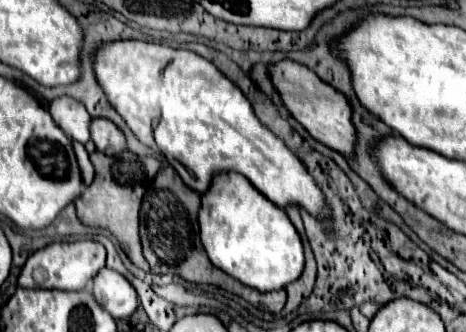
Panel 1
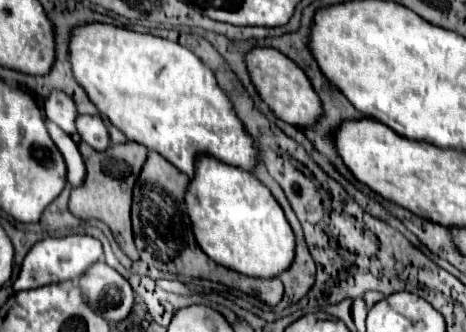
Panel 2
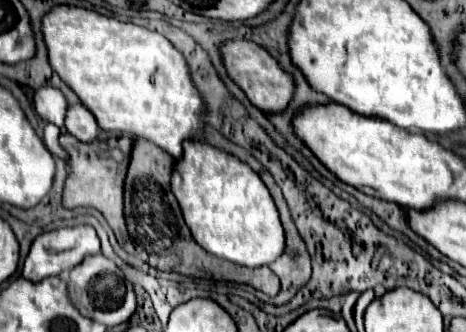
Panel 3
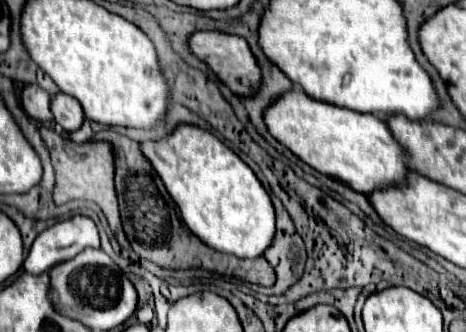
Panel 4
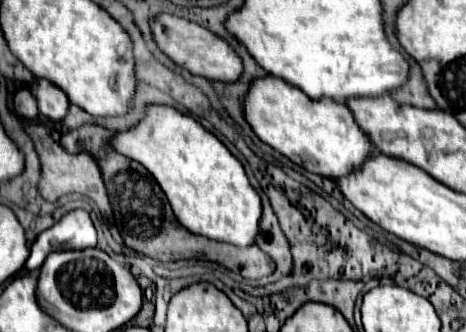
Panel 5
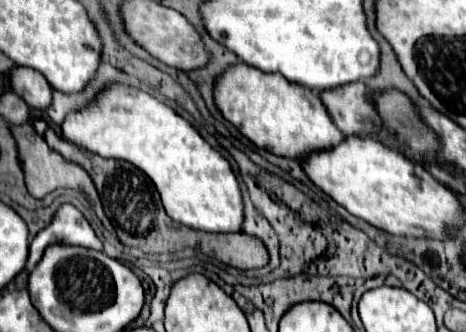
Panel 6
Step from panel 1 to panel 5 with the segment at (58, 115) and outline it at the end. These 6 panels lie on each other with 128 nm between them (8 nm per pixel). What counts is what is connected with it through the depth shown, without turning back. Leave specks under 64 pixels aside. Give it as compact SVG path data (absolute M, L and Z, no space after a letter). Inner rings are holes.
M28 88L18 90L12 98L12 104L14 104L14 112L18 114L20 120L34 120L40 114L38 106L36 106L36 100L32 98Z

